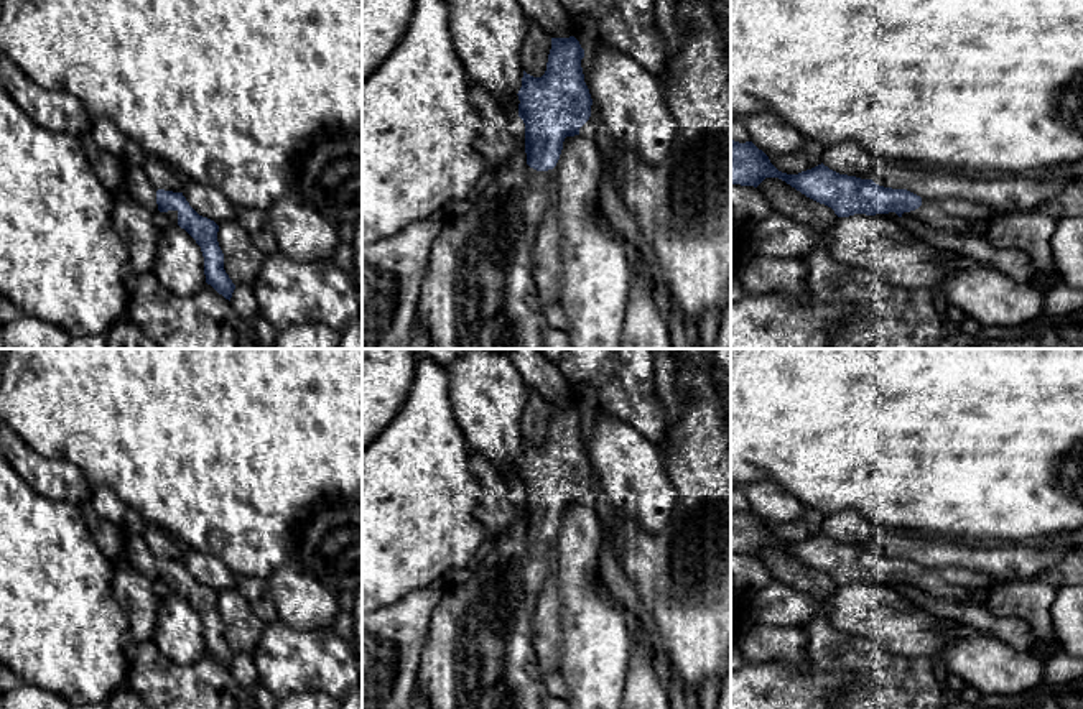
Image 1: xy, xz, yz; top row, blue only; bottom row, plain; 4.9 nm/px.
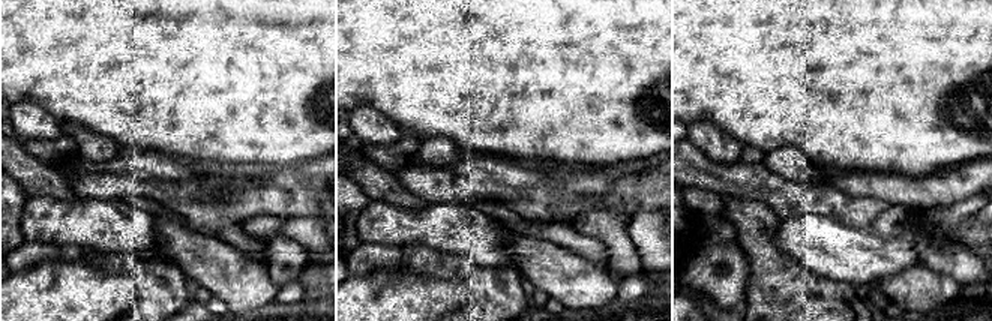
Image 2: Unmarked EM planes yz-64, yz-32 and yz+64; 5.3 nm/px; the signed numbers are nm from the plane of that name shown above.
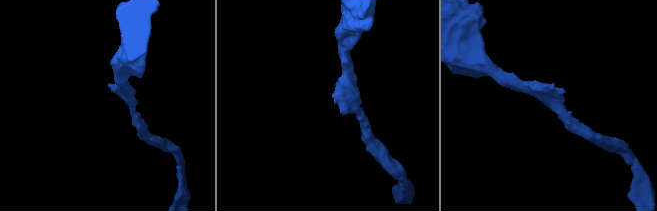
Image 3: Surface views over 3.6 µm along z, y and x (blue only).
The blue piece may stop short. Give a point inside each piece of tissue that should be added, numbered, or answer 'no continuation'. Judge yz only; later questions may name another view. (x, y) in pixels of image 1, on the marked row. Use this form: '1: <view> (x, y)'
1: yz (953, 214)

